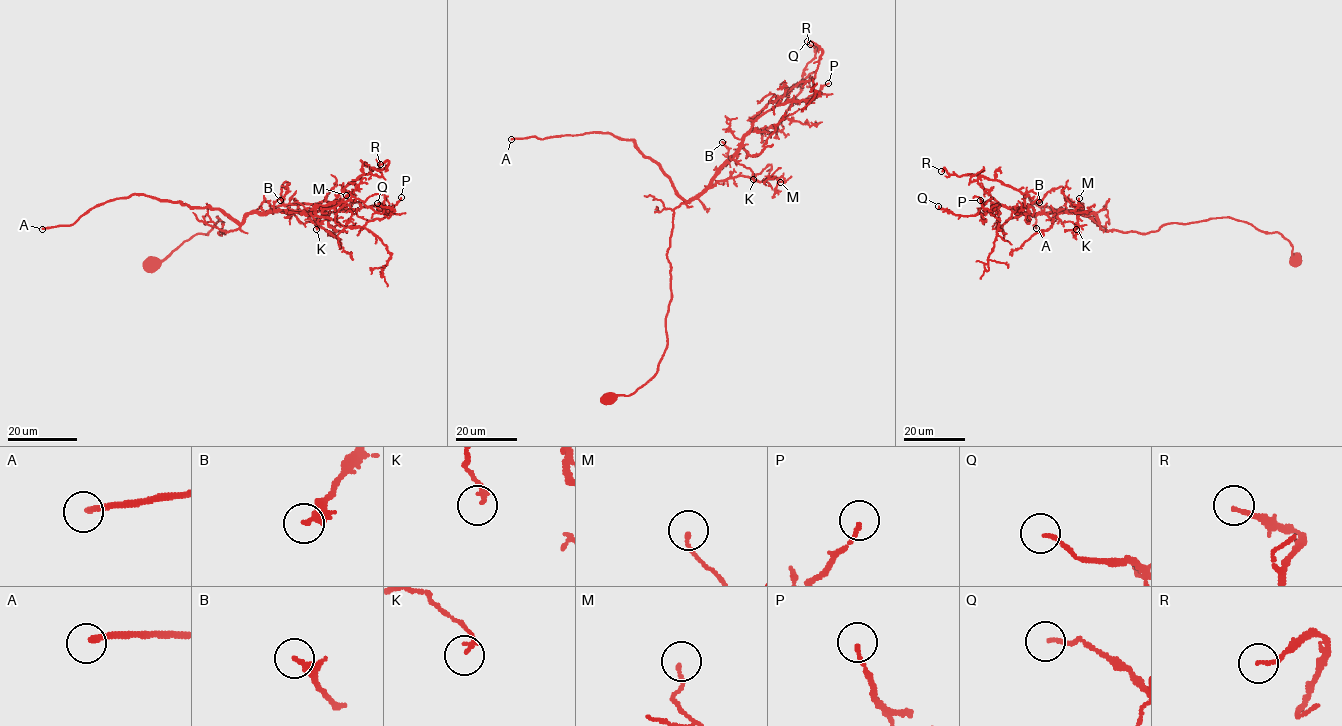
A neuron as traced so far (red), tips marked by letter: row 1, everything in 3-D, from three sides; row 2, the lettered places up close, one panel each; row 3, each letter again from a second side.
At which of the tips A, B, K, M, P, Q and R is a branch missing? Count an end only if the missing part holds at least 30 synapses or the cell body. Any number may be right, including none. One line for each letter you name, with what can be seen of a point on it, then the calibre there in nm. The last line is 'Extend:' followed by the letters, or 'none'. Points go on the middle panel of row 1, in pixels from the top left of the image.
A: Place: (511, 139). Thickness 220 nm
R: Place: (810, 44). Thickness 140 nm
Extend: A, R

